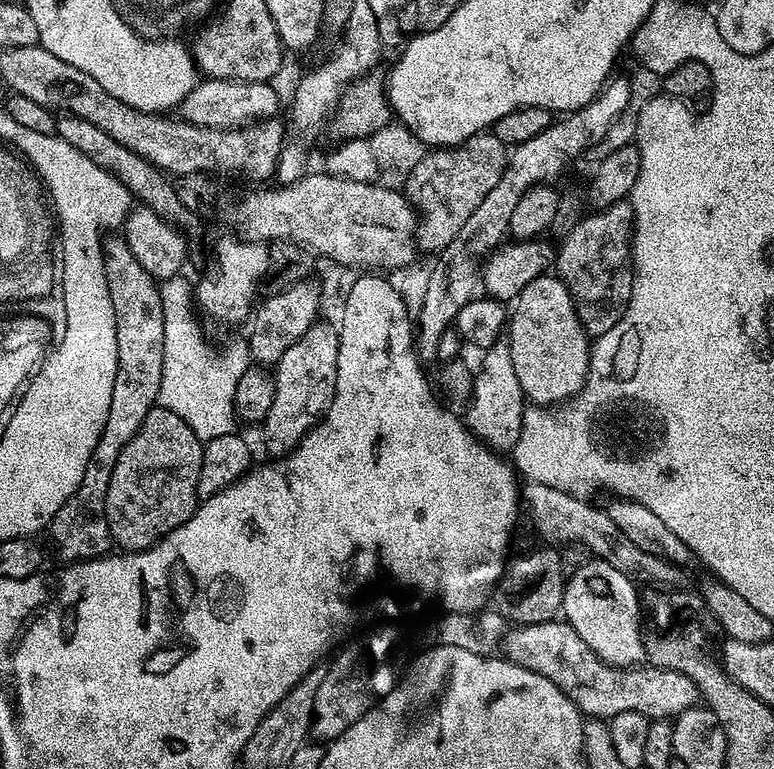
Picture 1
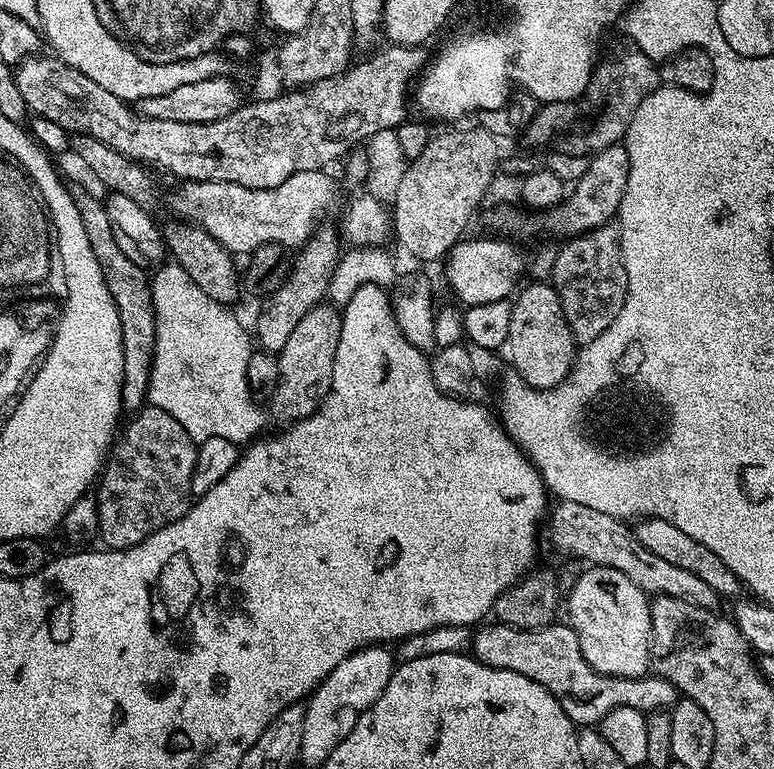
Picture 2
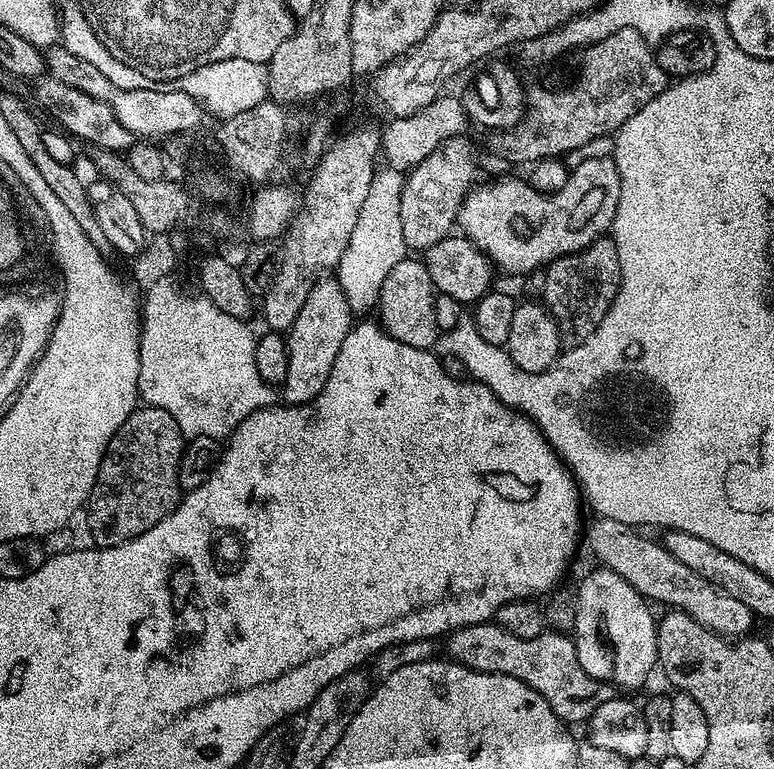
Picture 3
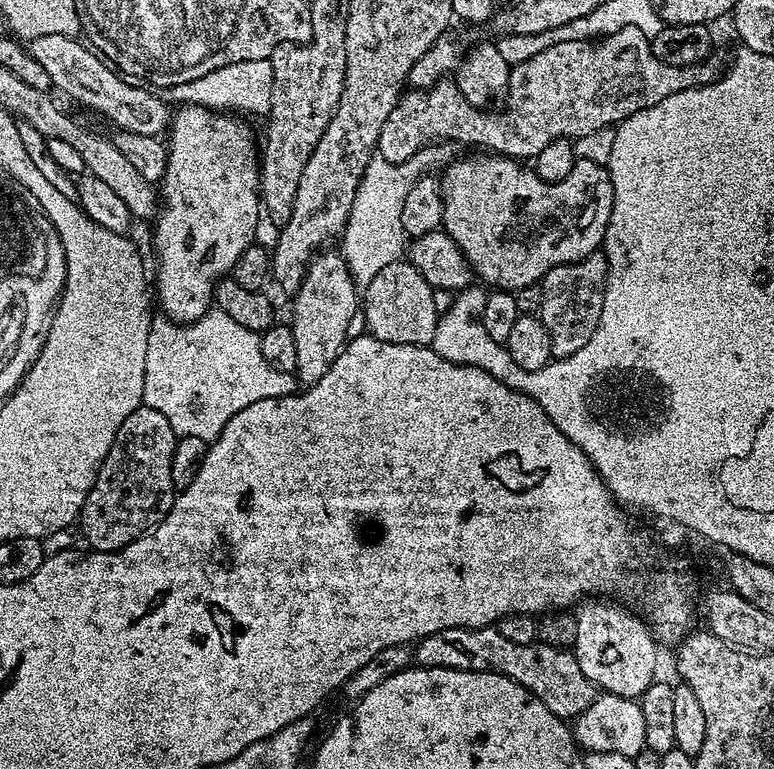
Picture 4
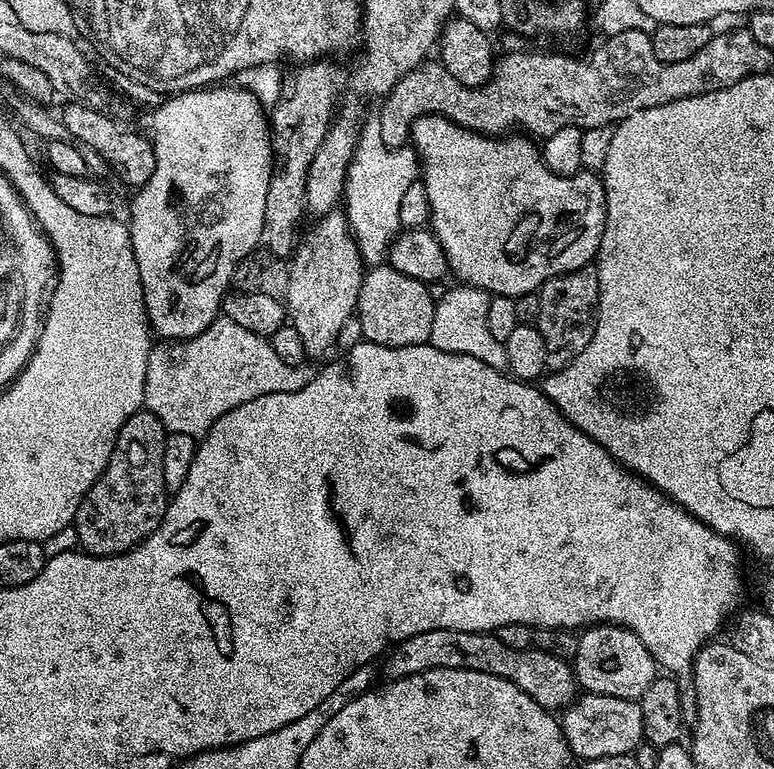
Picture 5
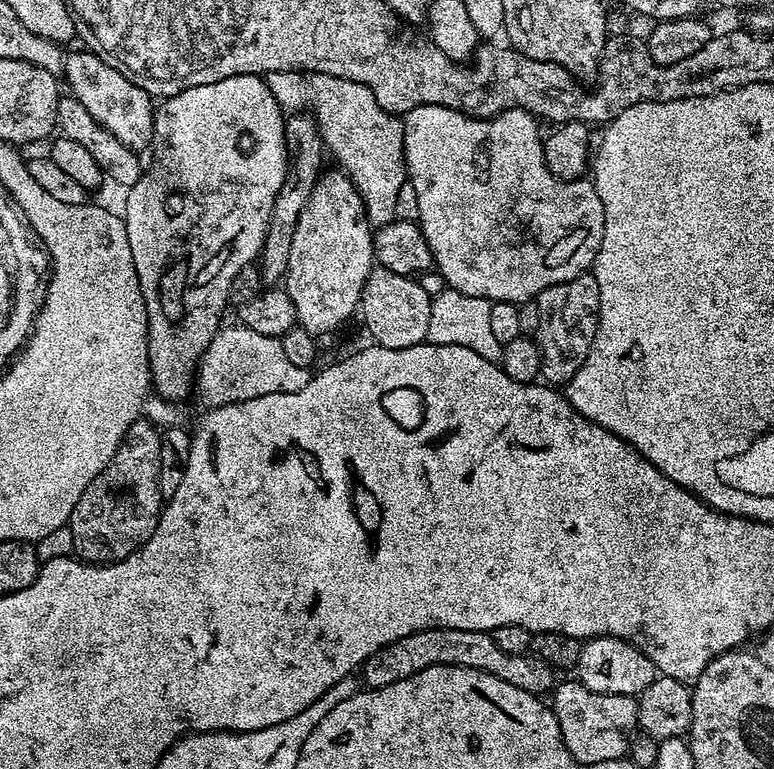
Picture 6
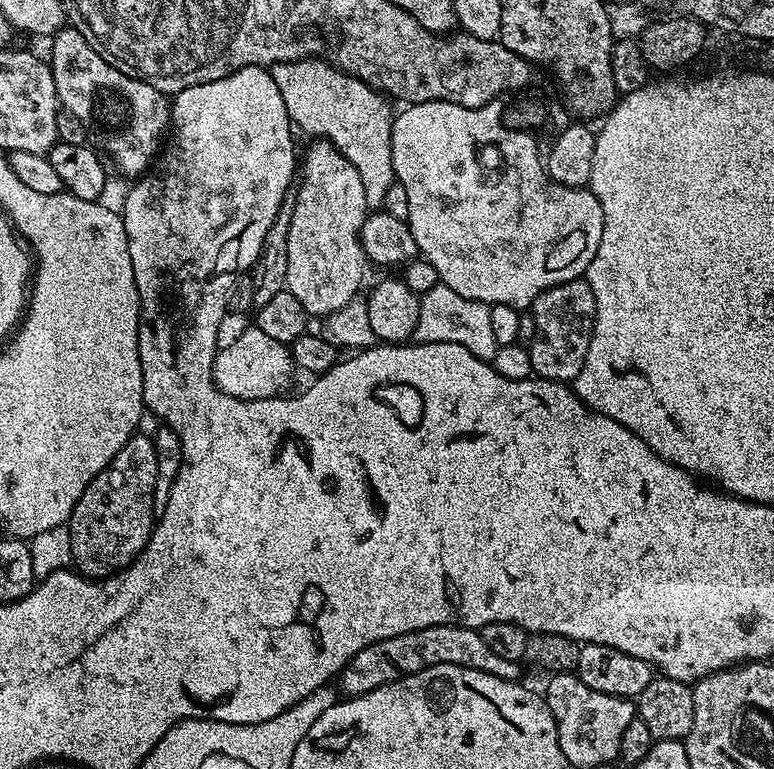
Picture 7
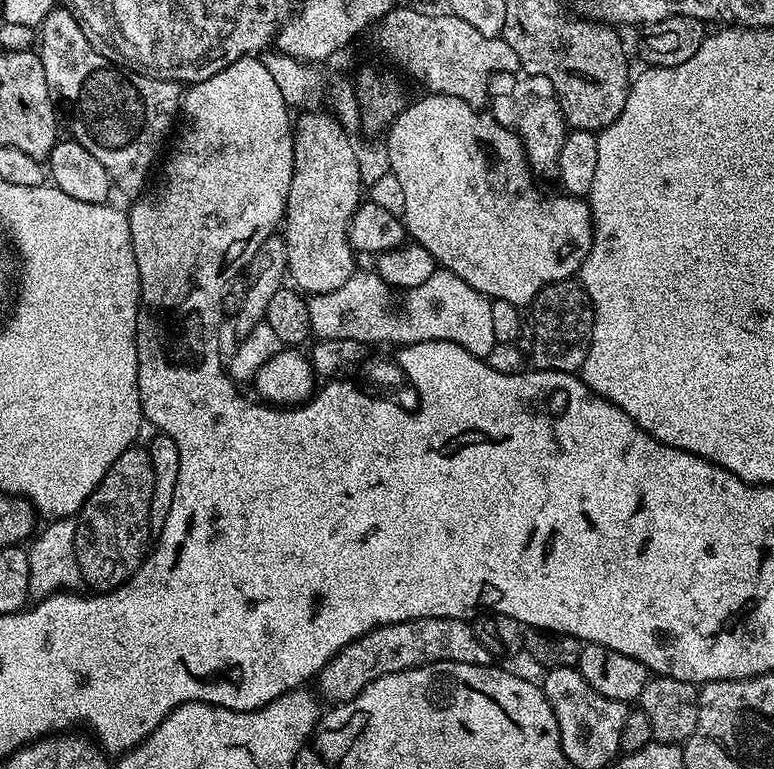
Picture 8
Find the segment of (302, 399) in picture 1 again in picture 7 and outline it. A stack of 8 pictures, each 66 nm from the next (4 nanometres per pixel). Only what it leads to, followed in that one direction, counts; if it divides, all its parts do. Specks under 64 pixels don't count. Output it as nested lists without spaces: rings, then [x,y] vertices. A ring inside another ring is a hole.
[[[316,138],[311,142],[302,152],[302,175],[294,188],[290,230],[282,236],[282,280],[290,294],[302,302],[309,317],[327,318],[359,293],[356,291],[364,280],[366,265],[361,232],[370,207],[358,170],[330,141]]]

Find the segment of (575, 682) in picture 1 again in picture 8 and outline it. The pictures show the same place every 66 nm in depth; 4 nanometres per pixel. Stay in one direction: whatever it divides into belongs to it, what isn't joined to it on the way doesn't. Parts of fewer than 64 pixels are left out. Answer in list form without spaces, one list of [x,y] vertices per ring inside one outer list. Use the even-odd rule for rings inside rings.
[[[435,616],[397,624],[382,624],[372,632],[351,640],[320,671],[318,683],[320,683],[321,693],[319,692],[319,695],[325,701],[332,700],[328,702],[352,700],[366,685],[386,674],[394,674],[407,668],[432,666],[441,660],[467,664],[491,664],[494,657],[486,650],[486,646],[482,646],[482,642],[478,642],[475,627],[464,618],[452,620],[449,616]]]

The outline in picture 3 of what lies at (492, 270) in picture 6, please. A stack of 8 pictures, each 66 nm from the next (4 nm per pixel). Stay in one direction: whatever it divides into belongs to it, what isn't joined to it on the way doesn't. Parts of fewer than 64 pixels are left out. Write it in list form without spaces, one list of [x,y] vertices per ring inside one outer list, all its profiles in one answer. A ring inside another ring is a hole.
[[[611,155],[588,156],[577,168],[569,171],[566,186],[557,192],[540,192],[527,179],[520,177],[519,180],[516,176],[504,176],[493,184],[477,183],[462,202],[458,228],[499,271],[501,268],[516,278],[523,278],[528,272],[544,268],[566,254],[574,254],[605,235],[611,229],[612,219],[618,210],[619,193],[618,166]]]

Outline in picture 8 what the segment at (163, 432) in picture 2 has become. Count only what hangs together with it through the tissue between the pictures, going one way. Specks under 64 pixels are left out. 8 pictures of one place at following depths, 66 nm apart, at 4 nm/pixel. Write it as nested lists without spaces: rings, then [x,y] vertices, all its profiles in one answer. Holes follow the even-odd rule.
[[[133,446],[125,450],[122,454],[118,454],[118,458],[110,466],[110,470],[106,470],[106,474],[102,478],[102,482],[98,487],[91,492],[88,496],[88,501],[84,503],[83,508],[78,513],[78,519],[76,521],[76,533],[74,534],[74,550],[77,554],[78,570],[80,571],[80,579],[85,585],[87,583],[89,589],[95,590],[97,593],[109,592],[111,588],[116,588],[119,584],[126,584],[130,577],[136,573],[137,568],[140,567],[140,561],[144,559],[146,555],[146,548],[144,549],[144,539],[148,536],[148,516],[150,517],[150,505],[152,502],[152,463],[148,458],[147,447]]]

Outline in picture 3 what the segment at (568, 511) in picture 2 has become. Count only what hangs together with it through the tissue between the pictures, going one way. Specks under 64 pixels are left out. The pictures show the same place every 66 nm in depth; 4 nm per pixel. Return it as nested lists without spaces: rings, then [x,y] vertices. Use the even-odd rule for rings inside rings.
[[[596,516],[592,521],[587,521],[582,532],[583,547],[588,547],[588,552],[597,561],[597,565],[609,568],[614,574],[618,574],[634,590],[649,602],[657,600],[660,604],[668,604],[669,609],[679,610],[690,614],[704,628],[725,638],[744,638],[754,623],[754,617],[750,606],[738,598],[730,598],[730,594],[715,588],[706,578],[694,574],[690,566],[682,566],[674,554],[664,549],[663,543],[647,540],[639,536],[635,527],[614,522],[605,516]]]

